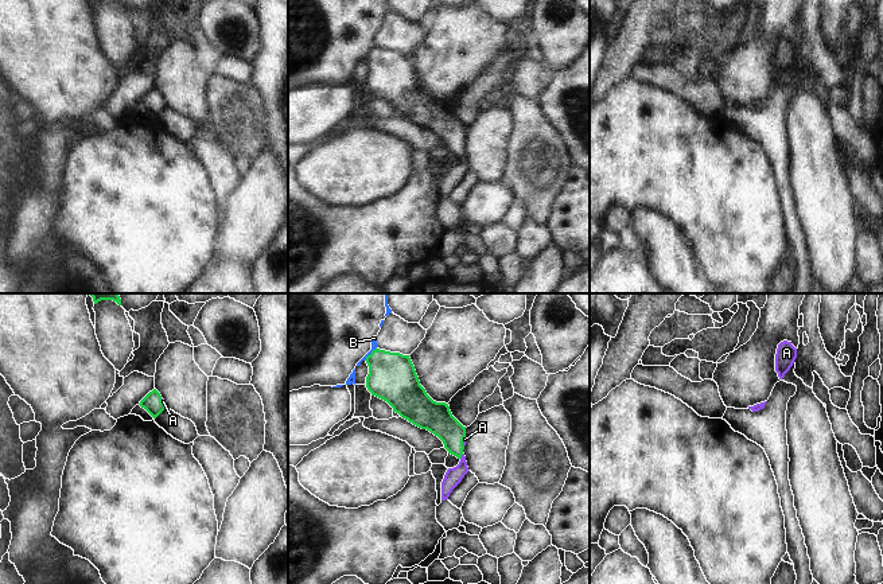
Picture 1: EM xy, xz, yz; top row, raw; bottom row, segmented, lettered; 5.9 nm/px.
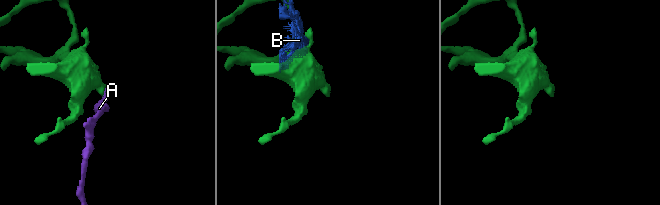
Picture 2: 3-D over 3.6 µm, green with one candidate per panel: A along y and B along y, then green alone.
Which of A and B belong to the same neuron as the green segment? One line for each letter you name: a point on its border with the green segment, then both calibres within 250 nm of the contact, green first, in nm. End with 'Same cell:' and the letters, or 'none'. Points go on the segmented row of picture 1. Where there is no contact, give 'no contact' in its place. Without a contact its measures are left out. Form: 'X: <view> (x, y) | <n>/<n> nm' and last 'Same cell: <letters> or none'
A: xz (461, 456) | 160/100 nm
Same cell: A

